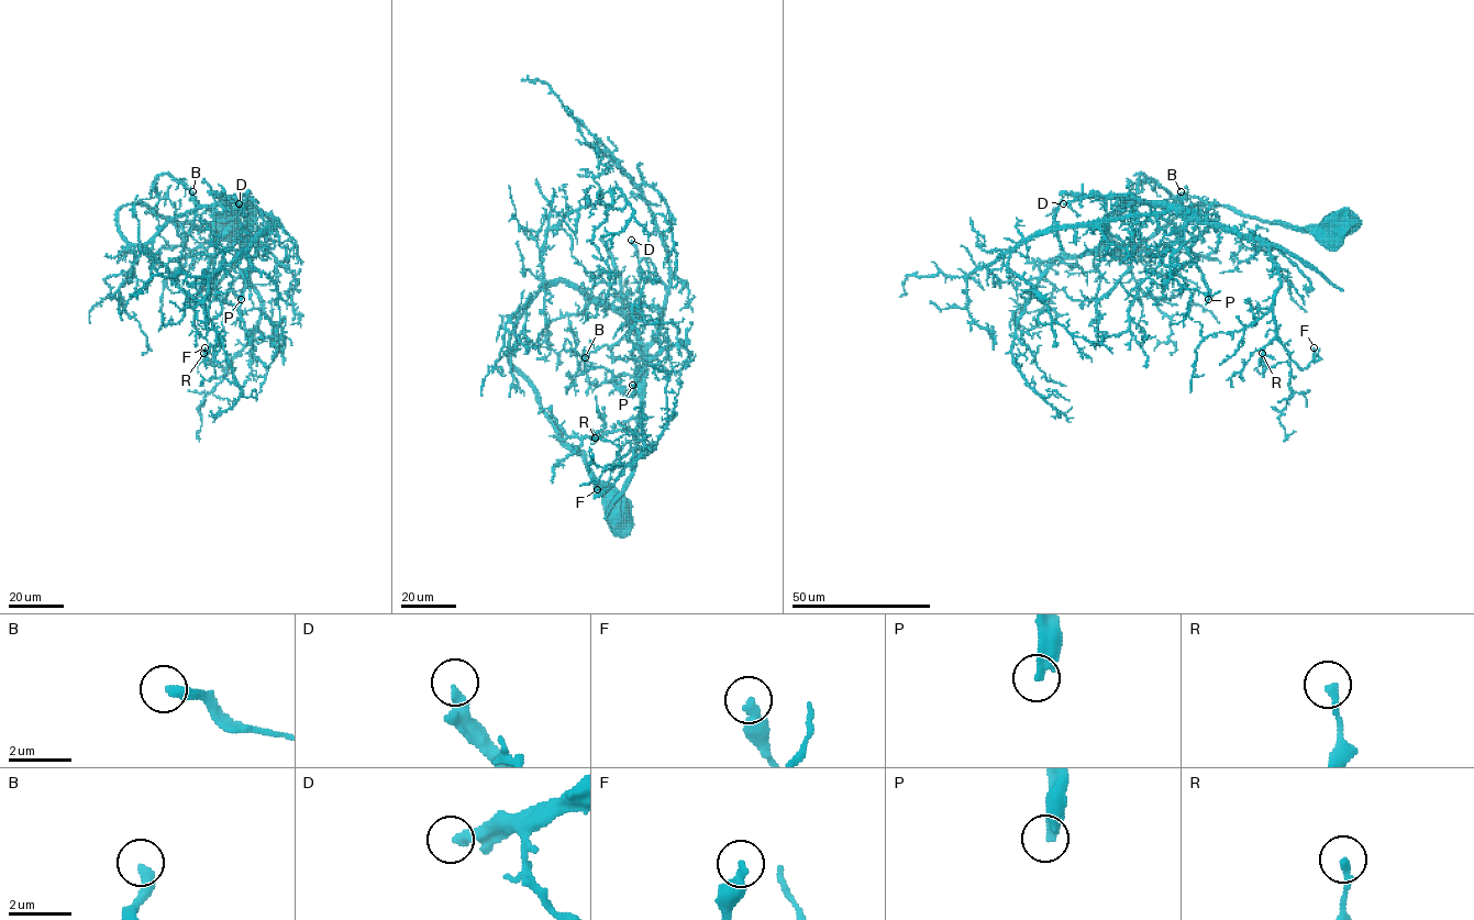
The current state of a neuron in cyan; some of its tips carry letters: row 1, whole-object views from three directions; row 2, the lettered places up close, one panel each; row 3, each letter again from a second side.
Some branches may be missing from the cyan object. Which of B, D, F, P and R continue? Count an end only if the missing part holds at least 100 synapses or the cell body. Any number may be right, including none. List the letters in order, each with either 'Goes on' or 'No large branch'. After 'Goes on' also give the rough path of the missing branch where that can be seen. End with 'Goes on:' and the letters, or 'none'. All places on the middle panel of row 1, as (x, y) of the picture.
B: No large branch
D: Goes on. Course of what is missing: (631, 240), (614, 207), (616, 203), (620, 207), (616, 207), (617, 201)
F: No large branch
P: Goes on. Course of what is missing: (632, 385), (623, 368), (629, 323), (658, 279), (656, 296), (622, 305)
R: No large branch
Goes on: D, P

